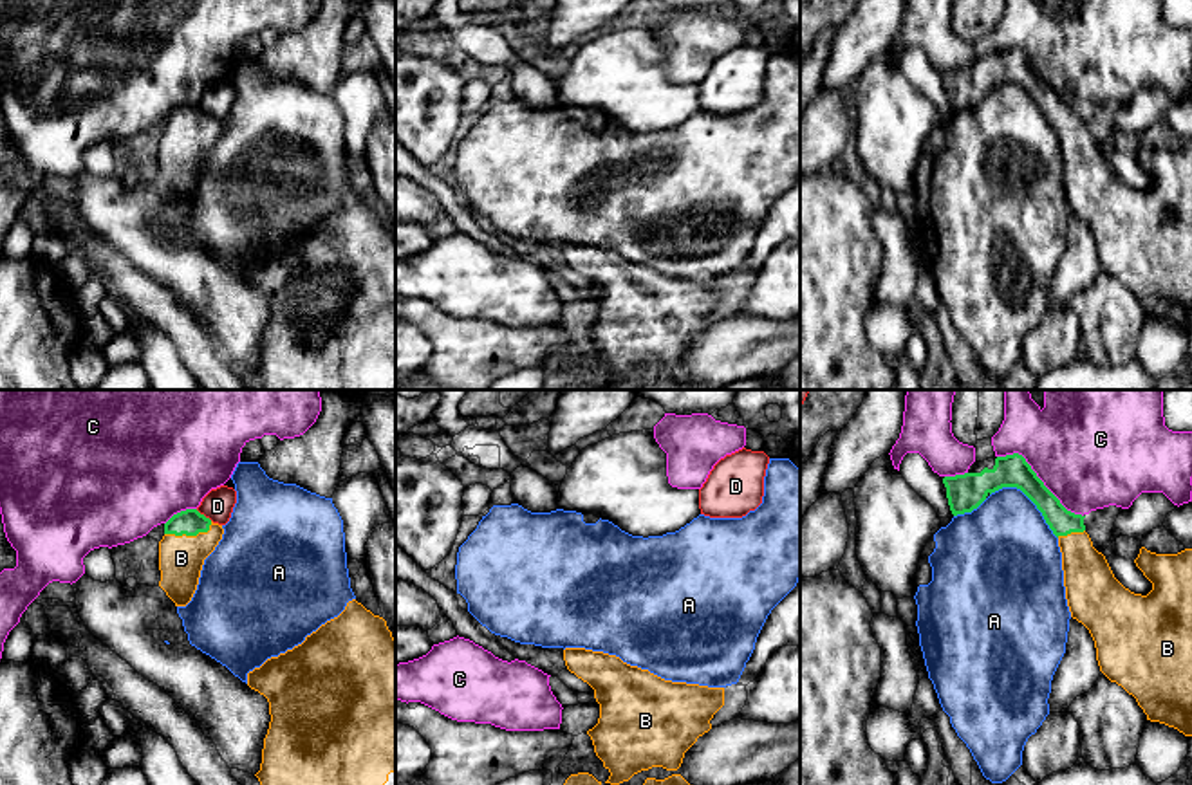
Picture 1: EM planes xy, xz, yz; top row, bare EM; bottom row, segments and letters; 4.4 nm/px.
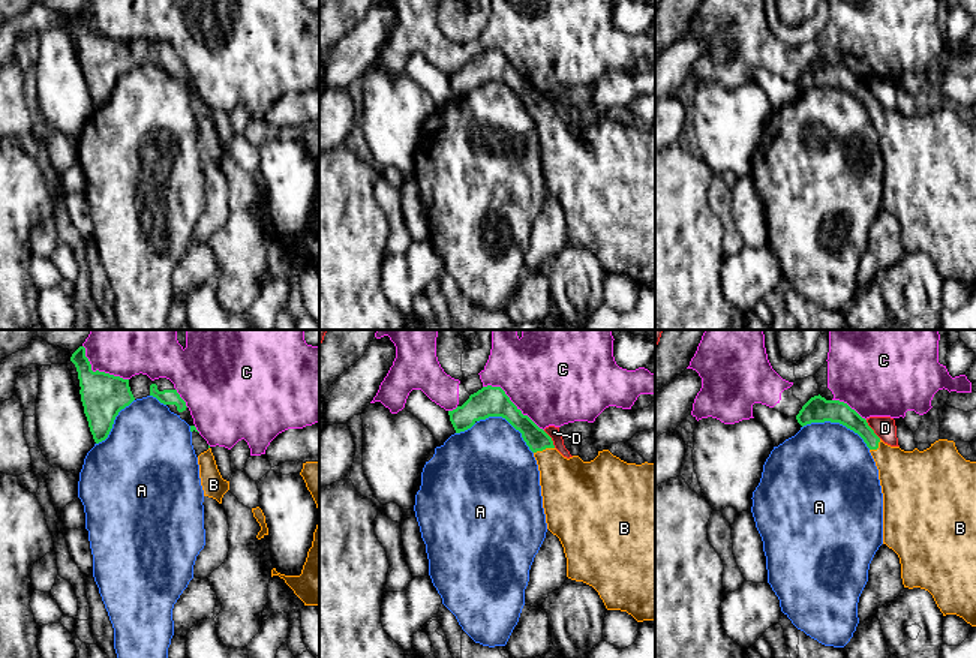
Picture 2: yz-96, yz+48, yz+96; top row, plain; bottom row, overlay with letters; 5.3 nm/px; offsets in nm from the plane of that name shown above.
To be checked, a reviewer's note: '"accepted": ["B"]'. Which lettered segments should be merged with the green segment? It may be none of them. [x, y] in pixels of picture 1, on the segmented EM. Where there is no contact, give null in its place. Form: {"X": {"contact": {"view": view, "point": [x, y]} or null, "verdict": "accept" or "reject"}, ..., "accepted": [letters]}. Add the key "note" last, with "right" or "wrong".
{"A": {"contact": {"view": "yz", "point": [1030, 498]}, "verdict": "reject"}, "B": {"contact": {"view": "xy", "point": [190, 535]}, "verdict": "accept"}, "C": {"contact": {"view": "yz", "point": [1039, 479]}, "verdict": "reject"}, "D": {"contact": {"view": "xy", "point": [203, 515]}, "verdict": "reject"}, "accepted": ["B"], "note": "right"}

